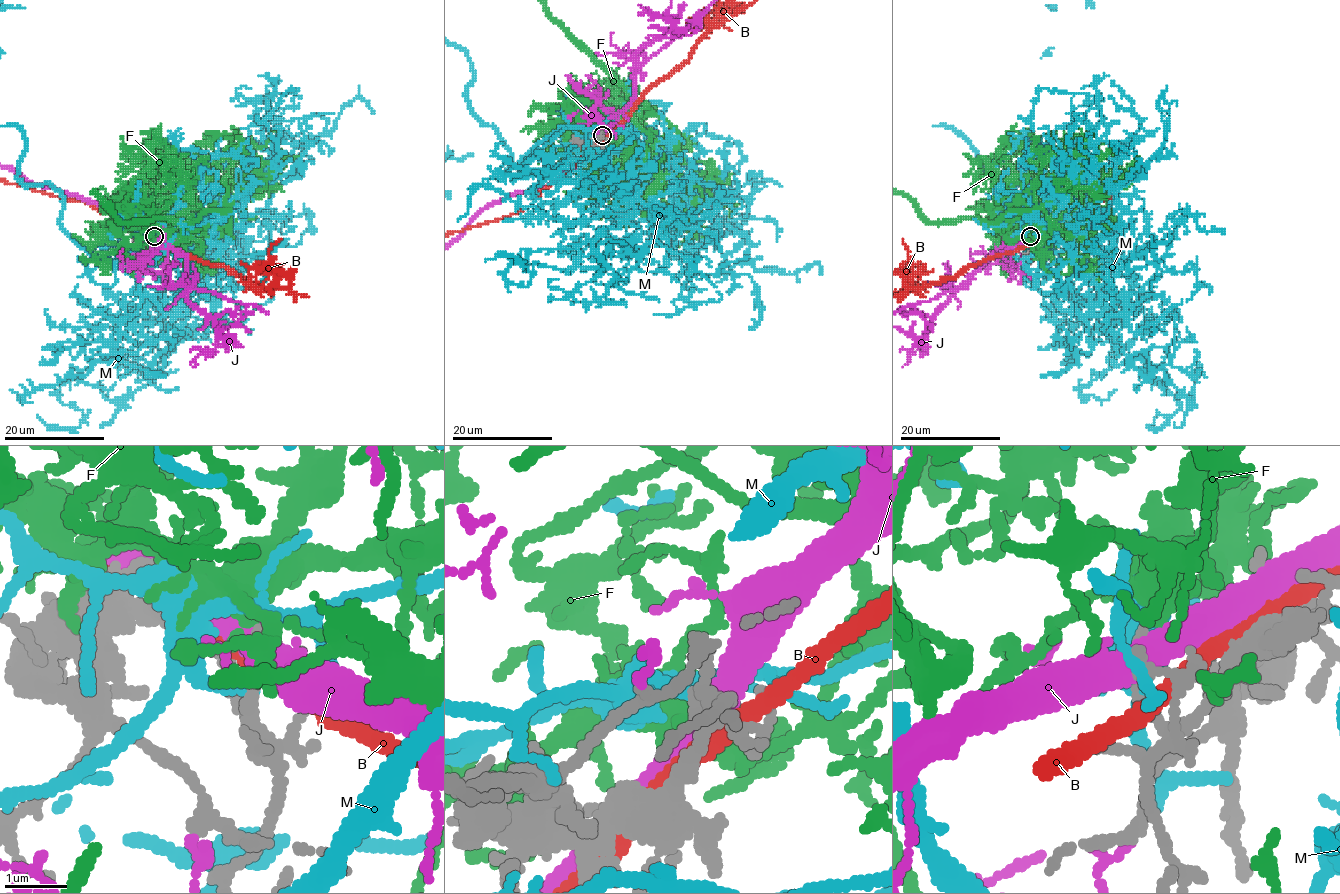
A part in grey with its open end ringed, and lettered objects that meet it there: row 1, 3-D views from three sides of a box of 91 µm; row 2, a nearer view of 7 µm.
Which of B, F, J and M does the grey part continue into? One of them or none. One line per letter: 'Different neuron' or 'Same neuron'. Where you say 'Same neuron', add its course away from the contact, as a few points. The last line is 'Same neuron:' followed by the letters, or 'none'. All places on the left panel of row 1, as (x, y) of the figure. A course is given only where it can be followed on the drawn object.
B: Different neuron
F: Same neuron
J: Different neuron
M: Different neuron
Same neuron: F

